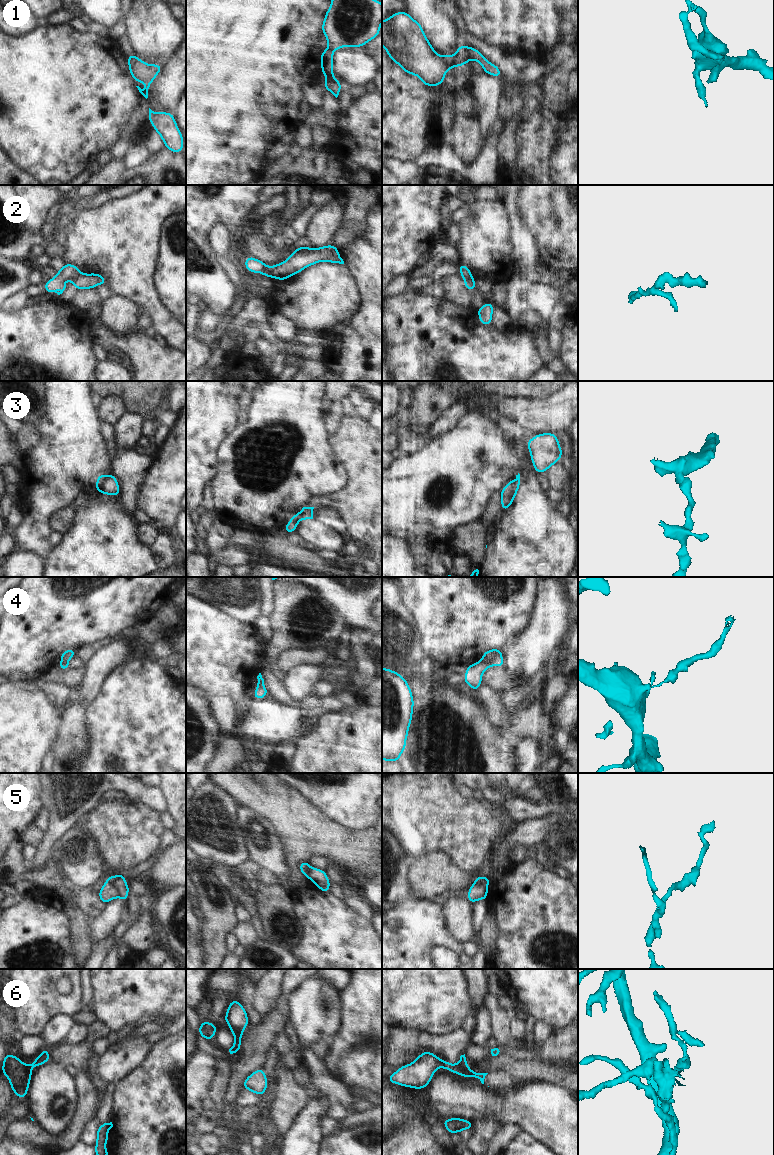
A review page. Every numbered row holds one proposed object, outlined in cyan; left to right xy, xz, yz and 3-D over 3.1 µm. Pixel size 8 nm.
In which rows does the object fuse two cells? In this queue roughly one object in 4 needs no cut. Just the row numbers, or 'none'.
1, 2, 3, 4, 5, 6

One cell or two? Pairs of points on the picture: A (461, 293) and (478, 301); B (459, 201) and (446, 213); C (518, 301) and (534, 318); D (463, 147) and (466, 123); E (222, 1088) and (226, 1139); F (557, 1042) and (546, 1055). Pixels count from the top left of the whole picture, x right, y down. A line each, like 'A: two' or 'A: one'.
A: two
B: one
C: two
D: one
E: one
F: one

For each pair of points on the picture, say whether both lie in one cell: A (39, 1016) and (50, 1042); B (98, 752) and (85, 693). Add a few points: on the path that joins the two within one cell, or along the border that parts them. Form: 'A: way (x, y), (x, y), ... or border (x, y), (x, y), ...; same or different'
A: border (64, 1015), (53, 1016), (40, 1034); different
B: border (101, 685), (94, 699), (85, 707); different

